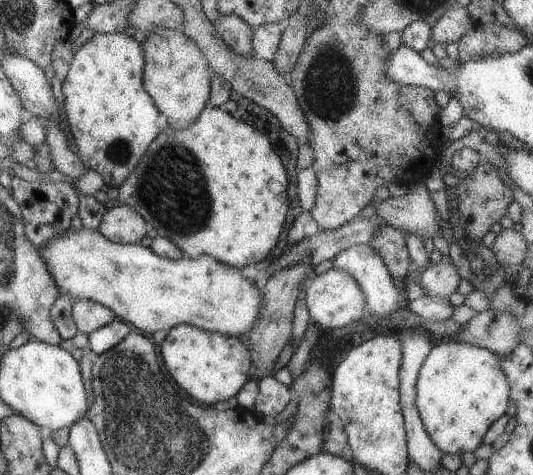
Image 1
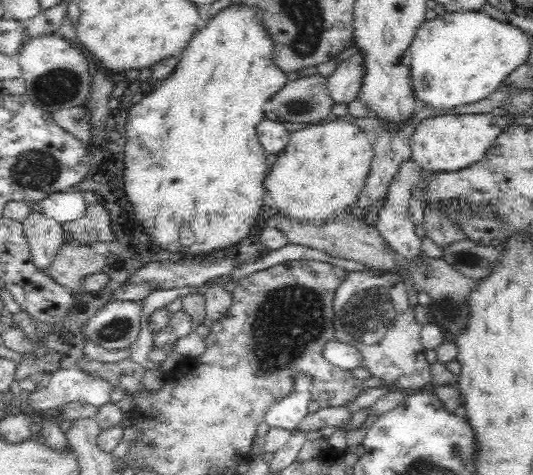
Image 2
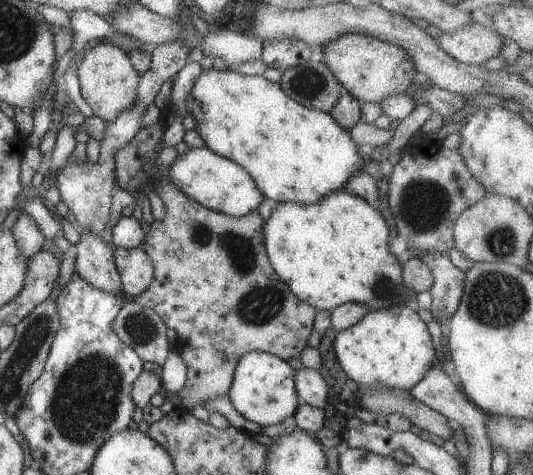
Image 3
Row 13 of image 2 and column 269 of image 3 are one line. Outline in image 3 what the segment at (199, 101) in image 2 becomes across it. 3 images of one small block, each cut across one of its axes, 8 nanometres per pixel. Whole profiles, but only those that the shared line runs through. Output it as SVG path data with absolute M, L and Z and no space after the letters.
M343 190L329 192L315 204L275 203L270 216L263 221L263 246L269 264L289 290L302 302L319 310L332 310L345 302L367 306L367 310L405 305L412 290L401 280L401 264L389 252L392 227L383 209L369 206L365 200Z

